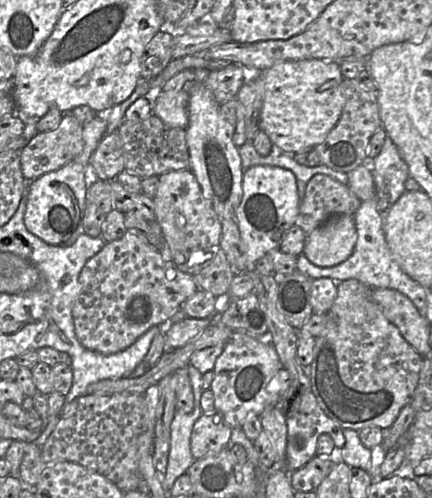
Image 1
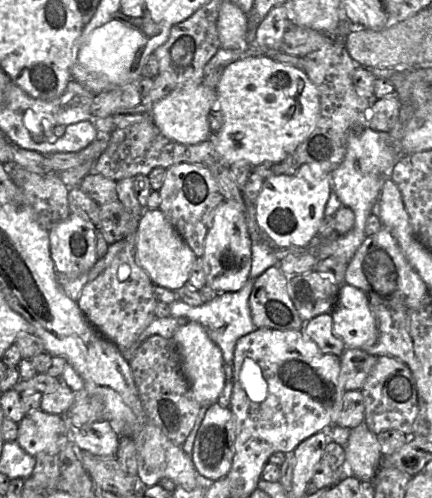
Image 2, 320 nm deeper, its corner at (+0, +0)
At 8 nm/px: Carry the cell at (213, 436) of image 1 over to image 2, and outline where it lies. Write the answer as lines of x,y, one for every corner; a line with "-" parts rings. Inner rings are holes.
218,403
208,406
191,454
197,472
210,481
227,476
235,455
234,438
231,410

